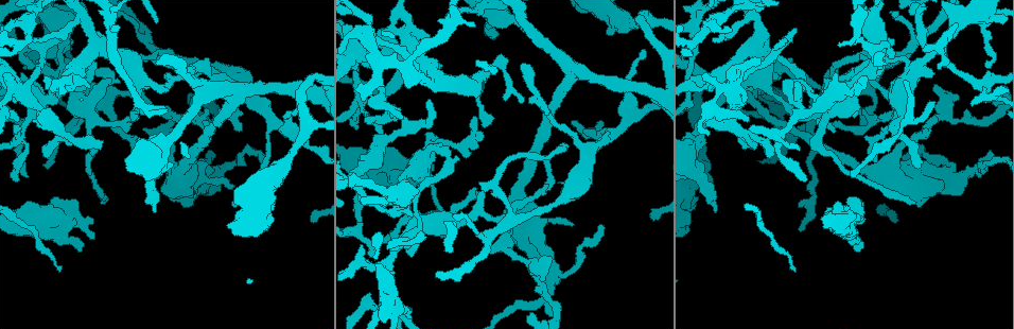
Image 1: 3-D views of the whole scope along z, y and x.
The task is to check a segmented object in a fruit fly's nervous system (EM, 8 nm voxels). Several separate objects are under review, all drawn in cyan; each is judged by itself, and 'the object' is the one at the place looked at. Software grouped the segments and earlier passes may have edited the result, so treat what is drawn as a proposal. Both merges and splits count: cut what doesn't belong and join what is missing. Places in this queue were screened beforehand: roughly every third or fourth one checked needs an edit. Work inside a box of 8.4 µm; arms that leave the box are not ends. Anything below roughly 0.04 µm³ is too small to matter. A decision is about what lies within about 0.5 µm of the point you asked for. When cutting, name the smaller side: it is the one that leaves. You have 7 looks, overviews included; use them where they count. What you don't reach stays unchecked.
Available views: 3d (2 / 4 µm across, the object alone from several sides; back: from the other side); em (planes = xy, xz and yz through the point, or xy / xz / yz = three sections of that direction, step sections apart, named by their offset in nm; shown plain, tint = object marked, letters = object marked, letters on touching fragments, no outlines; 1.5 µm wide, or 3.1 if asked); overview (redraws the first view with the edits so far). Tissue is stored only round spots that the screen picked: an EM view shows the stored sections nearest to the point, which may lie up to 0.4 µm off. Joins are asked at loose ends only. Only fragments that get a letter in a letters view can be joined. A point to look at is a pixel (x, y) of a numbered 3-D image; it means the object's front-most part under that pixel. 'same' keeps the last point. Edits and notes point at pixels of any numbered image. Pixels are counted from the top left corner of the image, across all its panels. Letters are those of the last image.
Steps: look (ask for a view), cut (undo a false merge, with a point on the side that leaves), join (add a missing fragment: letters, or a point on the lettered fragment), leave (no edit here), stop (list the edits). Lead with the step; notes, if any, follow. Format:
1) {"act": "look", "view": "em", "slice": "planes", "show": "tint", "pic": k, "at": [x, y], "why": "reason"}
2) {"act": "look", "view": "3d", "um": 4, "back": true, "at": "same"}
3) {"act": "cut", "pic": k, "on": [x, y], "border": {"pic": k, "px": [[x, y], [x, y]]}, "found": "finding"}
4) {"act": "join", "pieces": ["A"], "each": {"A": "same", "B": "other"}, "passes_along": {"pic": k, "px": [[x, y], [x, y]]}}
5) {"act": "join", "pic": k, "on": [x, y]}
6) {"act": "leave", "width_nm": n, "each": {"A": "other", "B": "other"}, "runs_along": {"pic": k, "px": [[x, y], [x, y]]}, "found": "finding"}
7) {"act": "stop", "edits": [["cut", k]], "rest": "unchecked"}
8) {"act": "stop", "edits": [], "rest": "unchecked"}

{"act": "look", "view": "em", "slice": "yz", "step": 8, "show": "letters", "pic": 1, "at": [805, 182], "why": "an open end"}

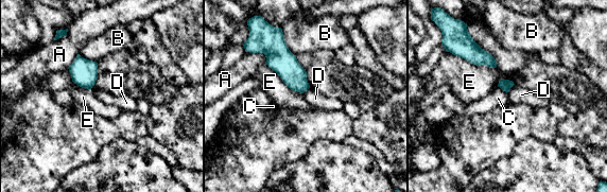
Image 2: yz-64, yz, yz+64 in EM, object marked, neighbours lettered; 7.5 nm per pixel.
{"act": "look", "view": "em", "slice": "planes", "show": "letters", "at": "same", "why": "cut it another way"}

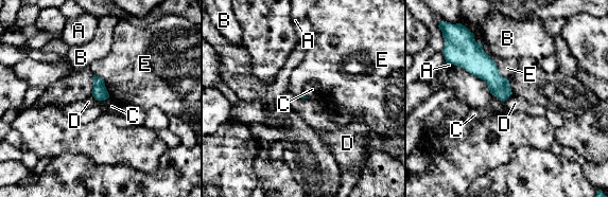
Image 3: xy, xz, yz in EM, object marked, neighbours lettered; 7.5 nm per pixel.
{"act": "leave", "each": {"A": "other", "B": "other", "C": "other", "D": "other", "E": "other"}, "border": {"pic": 3, "px": [[91, 95], [98, 100], [109, 97]]}, "found": "none of them fits"}

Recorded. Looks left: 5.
{"act": "look", "view": "3d", "um": 2, "pic": 1, "at": [600, 120], "why": "tapers out"}

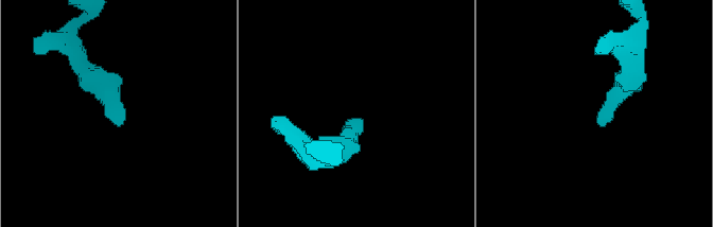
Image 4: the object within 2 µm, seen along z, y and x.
{"act": "look", "view": "em", "slice": "planes", "show": "letters", "pic": 4, "at": [360, 120], "why": "shape alone is not enough"}

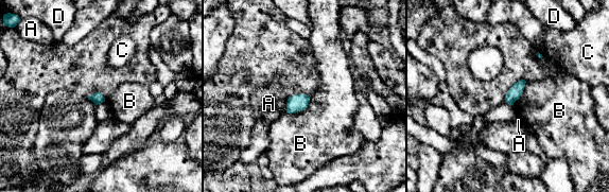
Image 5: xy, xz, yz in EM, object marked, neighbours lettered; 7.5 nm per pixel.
{"act": "leave", "width_nm": 90, "each": {"A": "other", "B": "other", "C": "other", "D": "other"}, "border": {"pic": 5, "px": [[310, 98], [303, 109], [286, 114]]}, "found": "no lettered fragment goes on from it"}

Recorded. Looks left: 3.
{"act": "look", "view": "em", "slice": "yz", "step": 8, "show": "letters", "pic": 1, "at": [930, 130]}

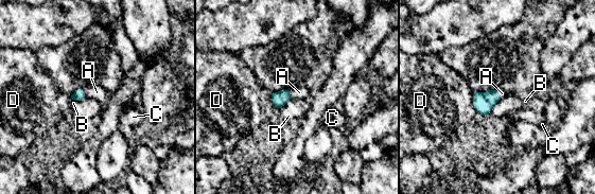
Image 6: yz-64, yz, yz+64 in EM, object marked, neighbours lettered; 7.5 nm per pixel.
{"act": "look", "view": "em", "slice": "planes", "show": "letters", "at": "same", "why": "cut it another way"}

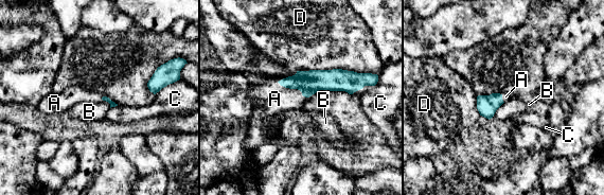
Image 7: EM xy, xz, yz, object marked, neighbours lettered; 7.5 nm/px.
{"act": "join", "pieces": ["A"], "longest_contact_nm": ["D", 600], "each": {"A": "same", "B": "other", "C": "other", "D": "other"}, "passes_along": {"pic": 7, "px": [[308, 83], [291, 88], [274, 99]]}, "found": "it goes on there"}

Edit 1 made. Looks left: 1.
{"act": "stop", "edits": [["join", 7]], "rest": "unchecked"}

